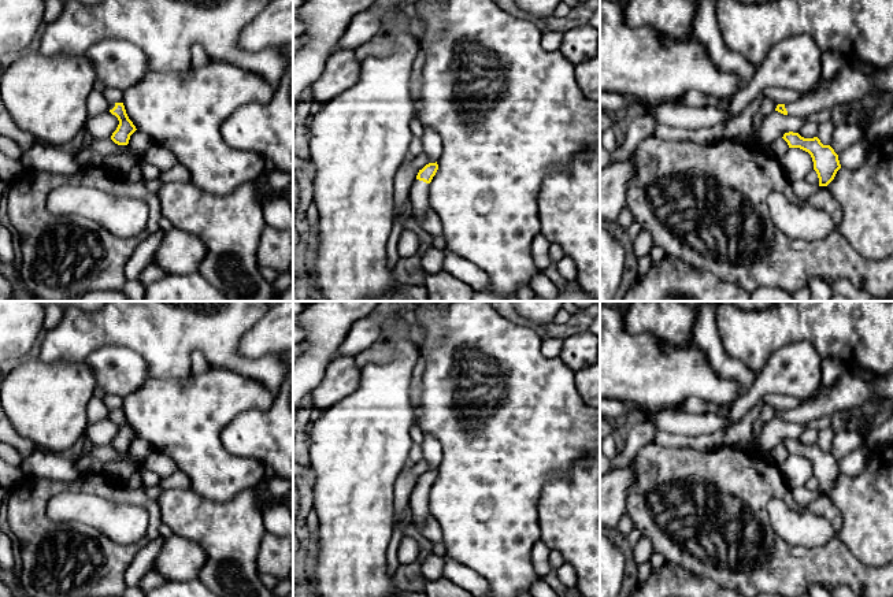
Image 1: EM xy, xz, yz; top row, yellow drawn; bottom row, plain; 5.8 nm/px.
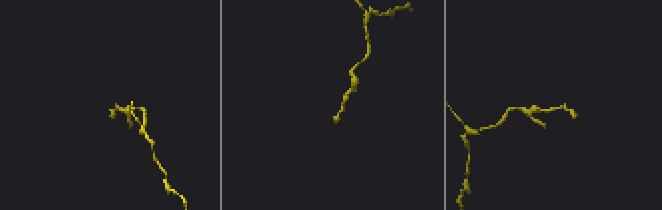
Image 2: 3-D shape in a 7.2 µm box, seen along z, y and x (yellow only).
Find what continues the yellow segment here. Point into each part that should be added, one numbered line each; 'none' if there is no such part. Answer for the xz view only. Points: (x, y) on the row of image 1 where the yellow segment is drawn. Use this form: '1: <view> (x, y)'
1: xz (419, 201)

